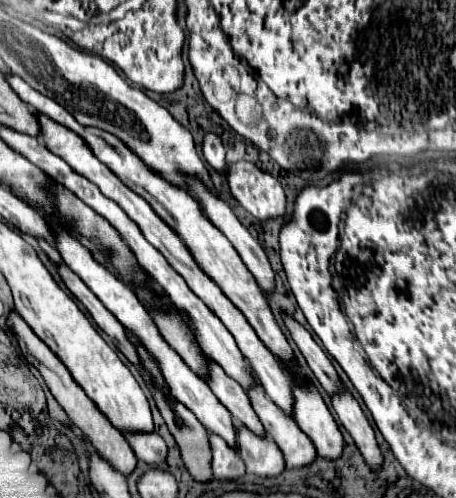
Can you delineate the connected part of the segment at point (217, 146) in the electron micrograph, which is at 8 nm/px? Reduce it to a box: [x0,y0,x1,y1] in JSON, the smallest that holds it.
[203,135,227,177]

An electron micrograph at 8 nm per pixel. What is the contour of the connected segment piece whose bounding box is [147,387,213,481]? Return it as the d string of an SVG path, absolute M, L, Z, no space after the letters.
M147 387L149 393L155 399L155 405L165 419L171 435L175 437L183 463L197 481L209 481L213 479L211 473L211 449L207 441L207 429L197 421L197 417L183 407L181 403L177 407L167 407L165 399L153 391L153 387Z

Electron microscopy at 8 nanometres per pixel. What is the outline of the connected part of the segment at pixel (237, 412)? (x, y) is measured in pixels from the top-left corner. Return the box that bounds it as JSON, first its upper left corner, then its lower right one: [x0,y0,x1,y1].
[209,359,265,435]

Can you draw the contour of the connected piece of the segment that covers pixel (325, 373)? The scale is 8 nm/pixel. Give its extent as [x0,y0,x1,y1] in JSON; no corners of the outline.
[283,313,341,393]

